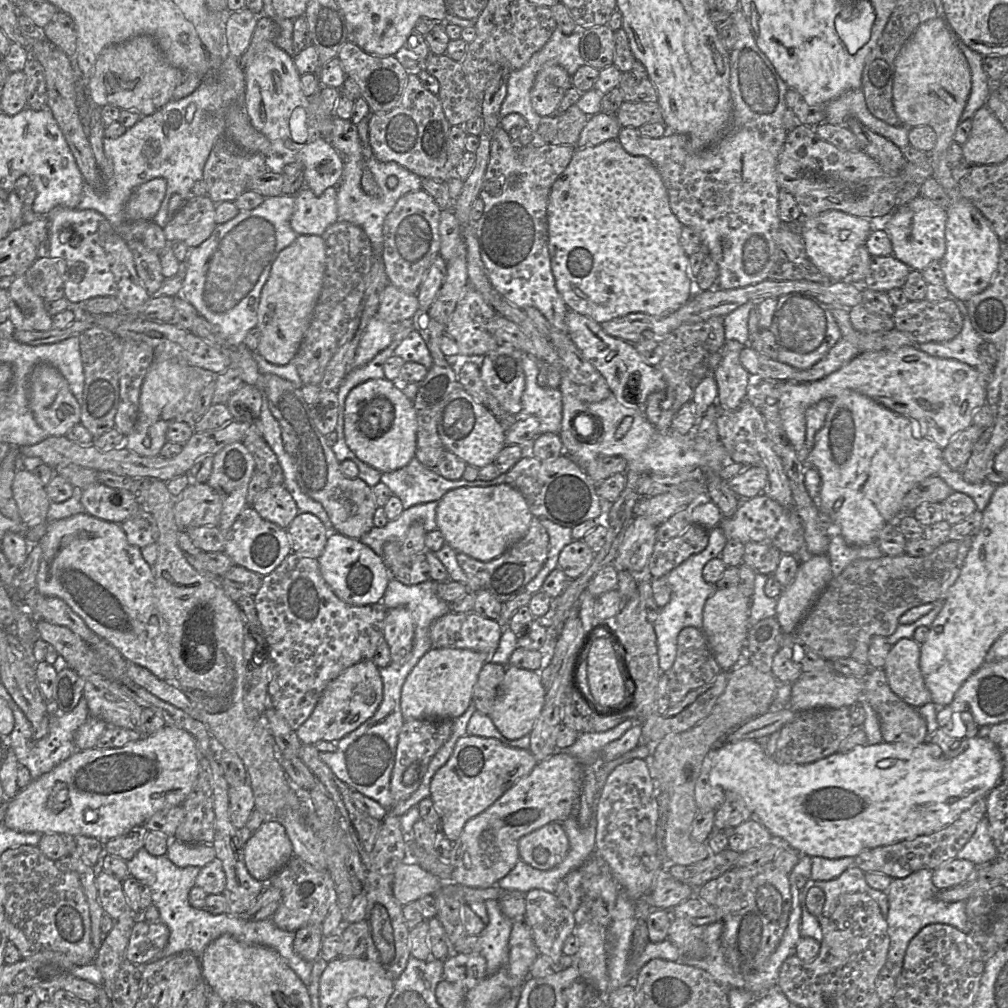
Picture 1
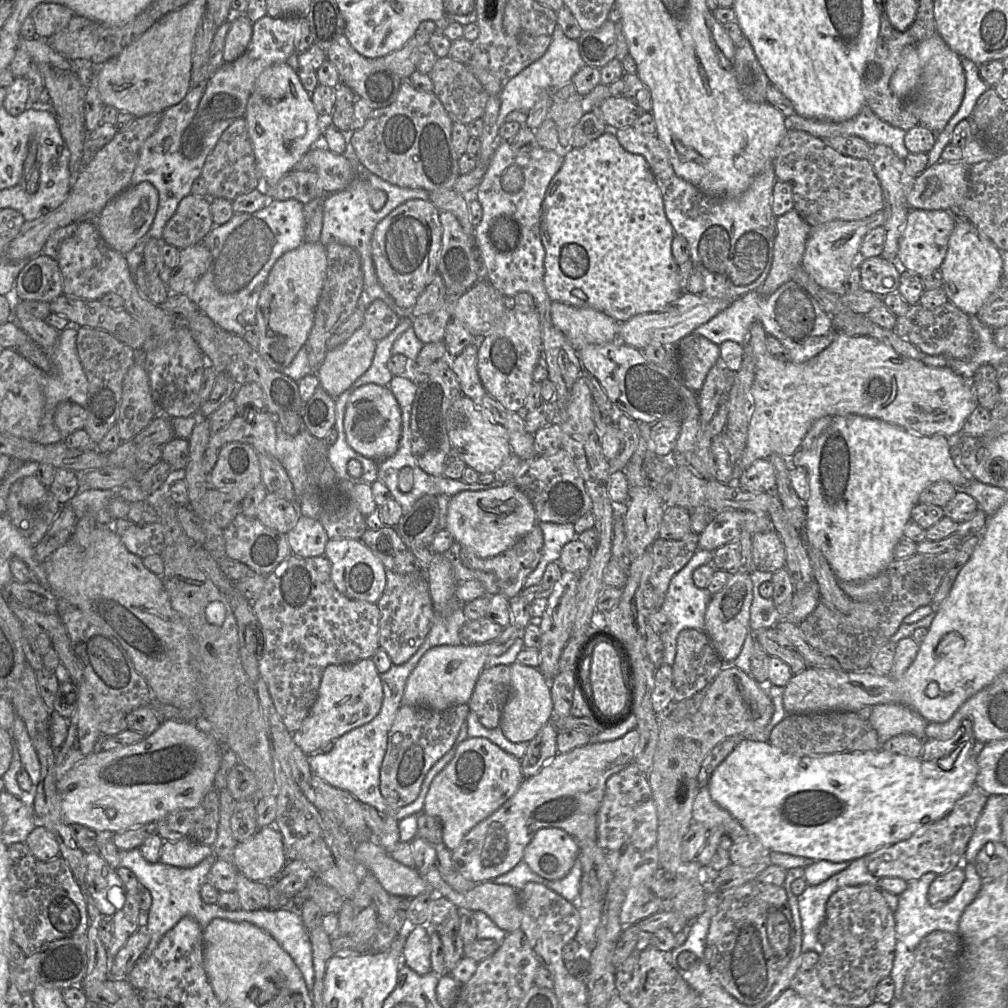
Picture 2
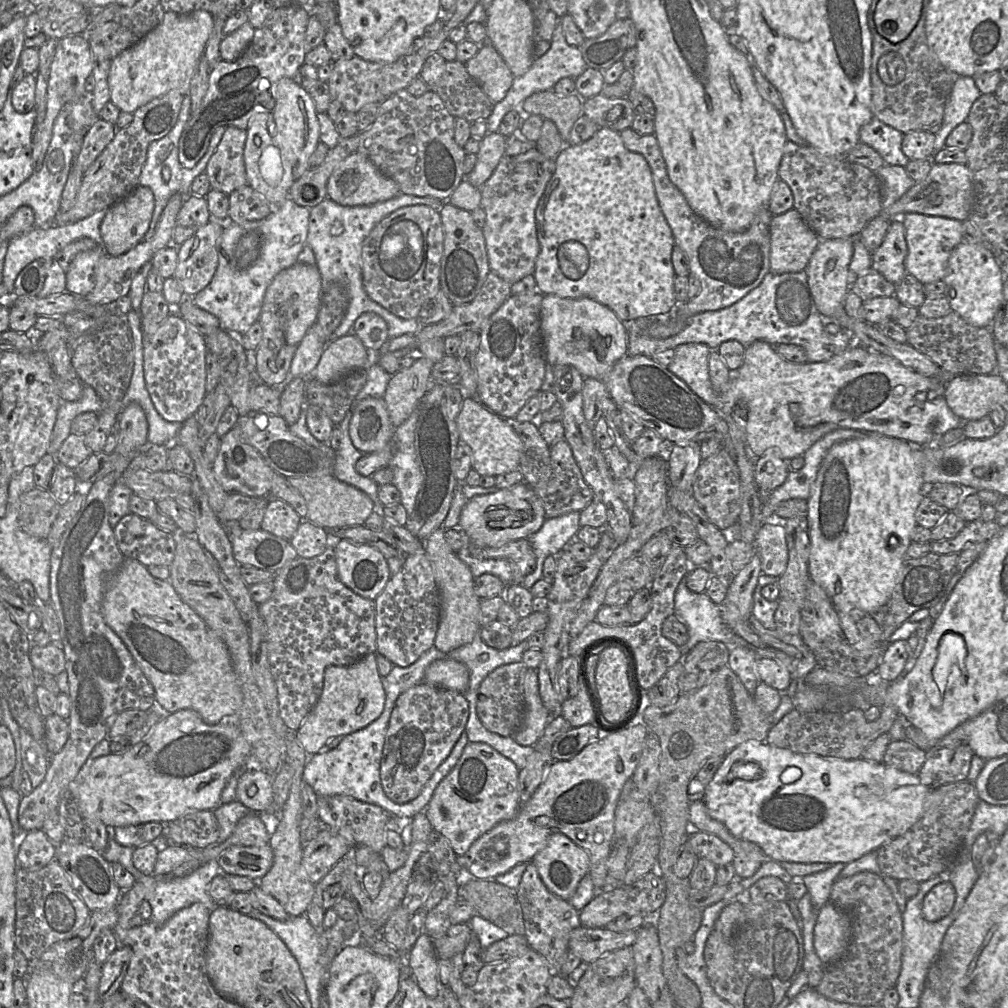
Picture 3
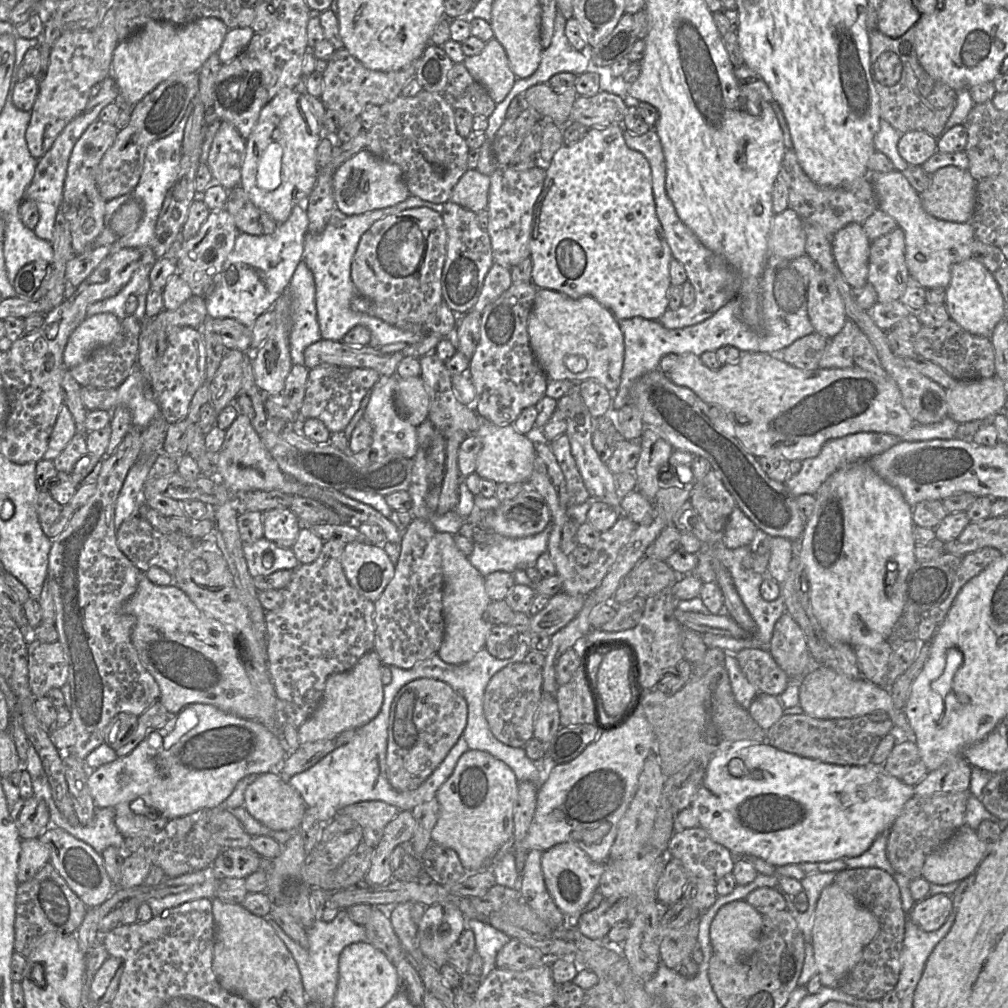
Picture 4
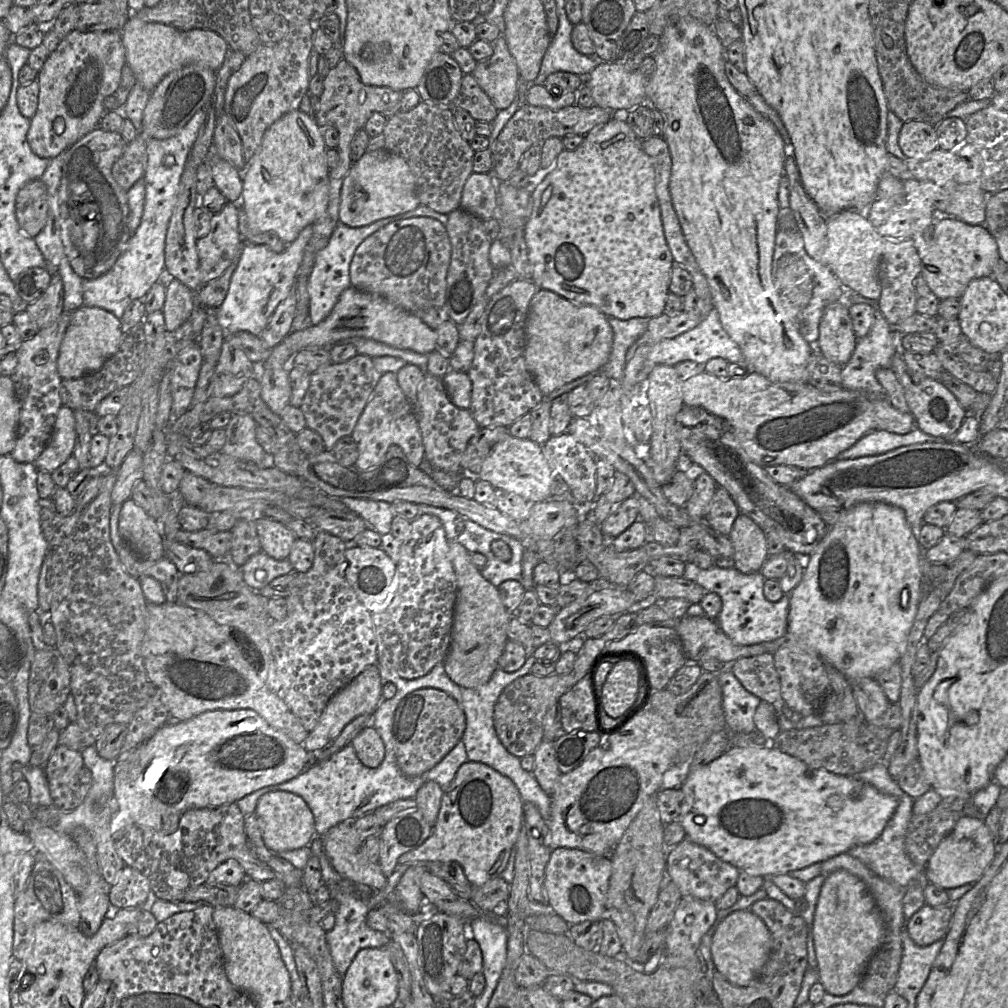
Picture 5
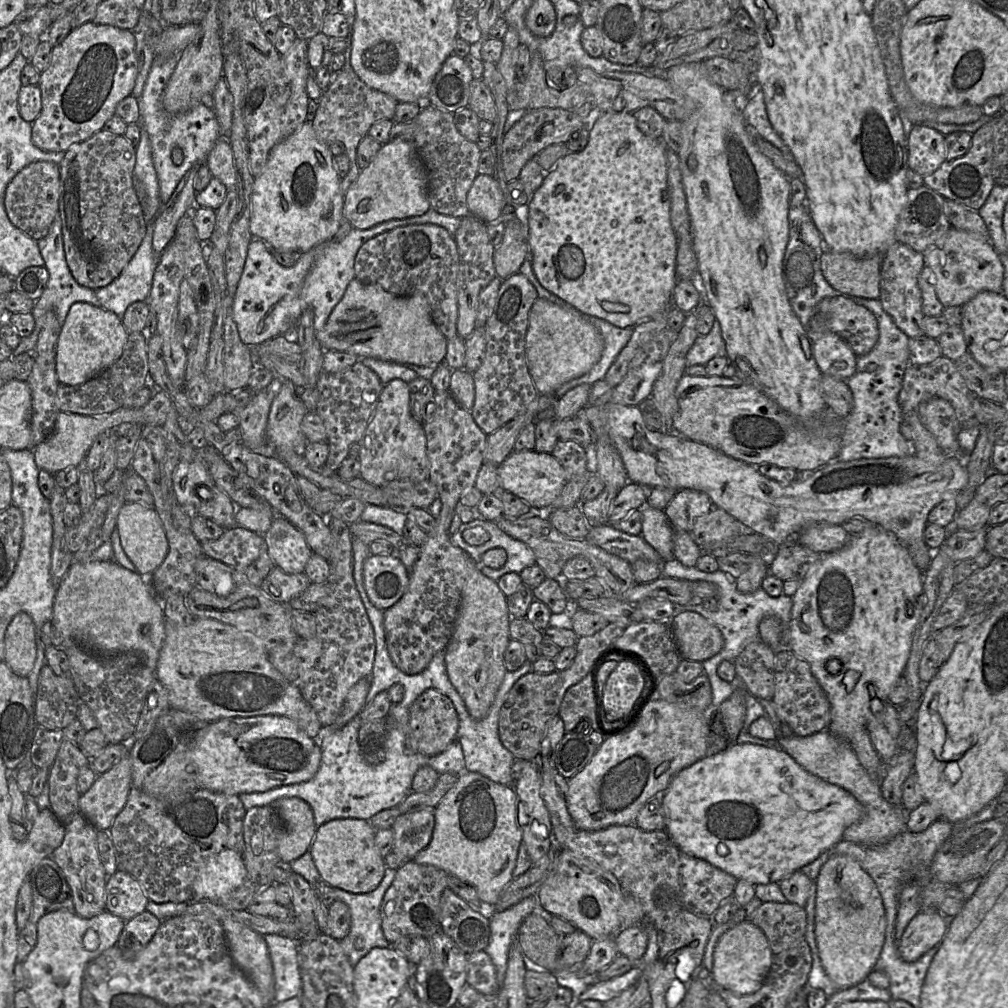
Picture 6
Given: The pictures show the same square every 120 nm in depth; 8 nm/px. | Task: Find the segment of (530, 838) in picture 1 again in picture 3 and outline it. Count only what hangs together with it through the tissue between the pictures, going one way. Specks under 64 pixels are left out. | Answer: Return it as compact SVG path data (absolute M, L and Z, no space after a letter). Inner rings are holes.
M560 832L549 837L546 846L533 857L532 862L546 887L566 901L574 895L580 881L590 869L590 859L586 851Z

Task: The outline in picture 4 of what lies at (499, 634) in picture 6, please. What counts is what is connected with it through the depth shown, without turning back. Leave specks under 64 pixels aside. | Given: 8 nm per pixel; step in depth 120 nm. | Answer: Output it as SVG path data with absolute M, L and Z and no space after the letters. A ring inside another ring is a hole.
M436 532L443 568L444 637L438 650L439 657L448 664L469 662L486 646L492 624L488 620L491 599L485 591L484 576L471 564L468 556L456 546L454 535Z

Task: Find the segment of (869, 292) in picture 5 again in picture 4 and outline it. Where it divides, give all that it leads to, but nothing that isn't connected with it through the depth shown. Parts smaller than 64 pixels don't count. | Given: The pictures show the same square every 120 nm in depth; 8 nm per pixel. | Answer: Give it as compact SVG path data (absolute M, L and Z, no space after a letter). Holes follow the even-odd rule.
M849 223L831 237L835 262L852 288L861 288L868 282L870 244L859 223Z

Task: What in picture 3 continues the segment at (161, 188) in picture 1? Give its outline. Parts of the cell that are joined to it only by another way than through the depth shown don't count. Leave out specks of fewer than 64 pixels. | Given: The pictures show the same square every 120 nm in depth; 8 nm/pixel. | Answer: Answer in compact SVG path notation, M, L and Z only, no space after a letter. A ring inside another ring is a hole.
M138 185L127 196L109 207L100 226L105 253L120 256L143 241L154 206L152 190Z

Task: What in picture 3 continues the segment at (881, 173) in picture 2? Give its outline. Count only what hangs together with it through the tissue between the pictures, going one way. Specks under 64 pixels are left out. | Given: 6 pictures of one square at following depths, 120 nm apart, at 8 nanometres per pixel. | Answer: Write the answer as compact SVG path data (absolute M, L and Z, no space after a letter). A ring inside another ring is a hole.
M901 218L892 220L881 245L871 254L871 268L897 285L906 273L907 243Z

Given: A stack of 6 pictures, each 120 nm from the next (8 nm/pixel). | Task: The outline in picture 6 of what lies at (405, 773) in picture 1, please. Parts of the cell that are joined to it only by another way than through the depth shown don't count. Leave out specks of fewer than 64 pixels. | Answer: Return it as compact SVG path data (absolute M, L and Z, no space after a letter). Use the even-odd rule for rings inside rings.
M427 689L410 706L405 753L427 756L439 754L457 739L457 730L458 716L451 700L436 689Z

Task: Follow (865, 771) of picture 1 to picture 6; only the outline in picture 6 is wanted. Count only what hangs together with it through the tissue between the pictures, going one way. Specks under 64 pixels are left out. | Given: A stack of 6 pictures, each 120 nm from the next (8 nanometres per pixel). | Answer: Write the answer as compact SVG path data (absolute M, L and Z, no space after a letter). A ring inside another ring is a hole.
M731 743L723 751L697 760L692 765L678 772L662 795L665 813L665 831L679 848L680 852L703 859L734 876L736 879L746 880L753 885L778 883L805 865L813 862L823 852L841 841L844 830L848 826L860 821L864 815L862 804L850 792L809 773L783 749L751 743ZM719 844L727 846L728 851L725 855L720 855L717 852Z

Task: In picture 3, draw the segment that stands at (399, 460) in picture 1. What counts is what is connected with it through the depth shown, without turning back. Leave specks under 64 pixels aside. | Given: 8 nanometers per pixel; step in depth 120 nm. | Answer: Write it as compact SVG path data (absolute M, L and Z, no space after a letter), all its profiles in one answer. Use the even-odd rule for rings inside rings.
M369 397L356 407L349 434L356 449L363 453L382 450L392 442L394 426L382 398Z

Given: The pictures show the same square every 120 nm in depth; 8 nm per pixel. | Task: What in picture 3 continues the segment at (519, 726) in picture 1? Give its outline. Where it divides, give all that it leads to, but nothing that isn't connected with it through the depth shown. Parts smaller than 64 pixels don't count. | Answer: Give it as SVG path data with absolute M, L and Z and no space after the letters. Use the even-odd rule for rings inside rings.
M528 669L524 677L526 710L521 727L513 735L522 746L535 746L542 737L551 719L539 693L539 679L536 669Z

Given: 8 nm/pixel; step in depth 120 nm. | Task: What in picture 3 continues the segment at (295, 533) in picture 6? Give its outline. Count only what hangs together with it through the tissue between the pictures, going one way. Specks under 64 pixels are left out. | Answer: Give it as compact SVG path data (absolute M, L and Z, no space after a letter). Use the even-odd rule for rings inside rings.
M272 498L266 506L261 529L290 541L301 520L291 505L281 499Z

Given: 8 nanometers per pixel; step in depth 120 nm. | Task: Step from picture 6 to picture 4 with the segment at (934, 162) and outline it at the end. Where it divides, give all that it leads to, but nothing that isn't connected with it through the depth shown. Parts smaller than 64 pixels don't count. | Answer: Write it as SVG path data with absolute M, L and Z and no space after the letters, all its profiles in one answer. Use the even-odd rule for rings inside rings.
M911 130L903 133L898 142L900 156L910 166L921 166L937 150L937 138L923 130Z

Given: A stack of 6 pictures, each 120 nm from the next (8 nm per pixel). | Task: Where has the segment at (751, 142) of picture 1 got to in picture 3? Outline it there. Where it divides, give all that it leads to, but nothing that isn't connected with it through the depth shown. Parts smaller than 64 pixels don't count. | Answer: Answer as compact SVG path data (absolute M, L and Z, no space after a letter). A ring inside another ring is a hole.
M630 127L621 131L620 135L628 150L642 154L648 162L652 172L654 189L659 207L671 228L675 245L679 246L688 258L689 275L695 276L701 284L698 295L695 298L678 305L673 313L681 317L692 317L704 311L720 310L736 303L751 290L756 288L762 282L766 274L770 272L769 226L773 215L768 207L762 208L756 214L748 229L743 232L727 232L714 227L691 209L681 191L669 179L667 167L654 134L641 135Z

